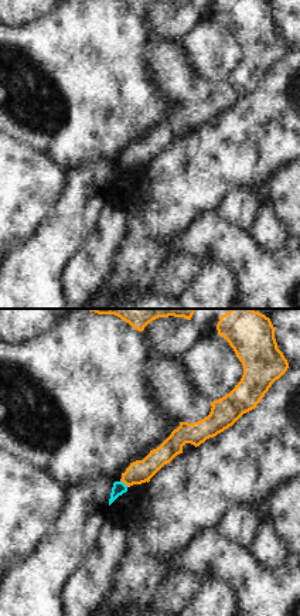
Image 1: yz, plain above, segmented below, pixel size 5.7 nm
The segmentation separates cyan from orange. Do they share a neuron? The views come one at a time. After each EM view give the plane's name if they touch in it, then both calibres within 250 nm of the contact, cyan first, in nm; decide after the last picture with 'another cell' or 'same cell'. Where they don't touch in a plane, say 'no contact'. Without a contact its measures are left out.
meets cyan in yz; 80 nm thick on the cyan side, 130 nm on the other

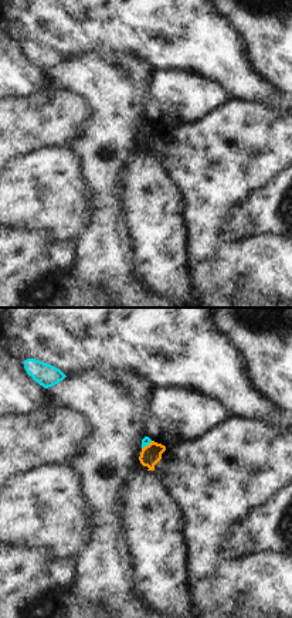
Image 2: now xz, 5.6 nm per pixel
meets cyan in xz; 50 nm thick on the cyan side, 110 nm on the other

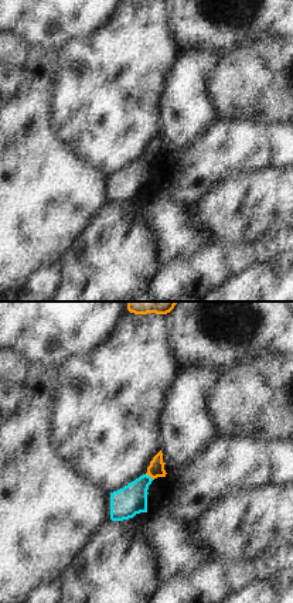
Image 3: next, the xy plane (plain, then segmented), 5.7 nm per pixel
meets cyan in xy; 170 nm thick on the cyan side, 90 nm on the other

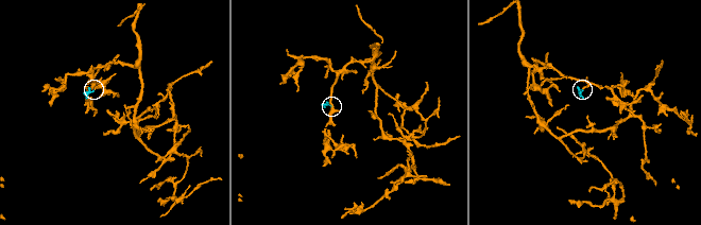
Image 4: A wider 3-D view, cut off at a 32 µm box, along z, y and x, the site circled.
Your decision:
another cell

